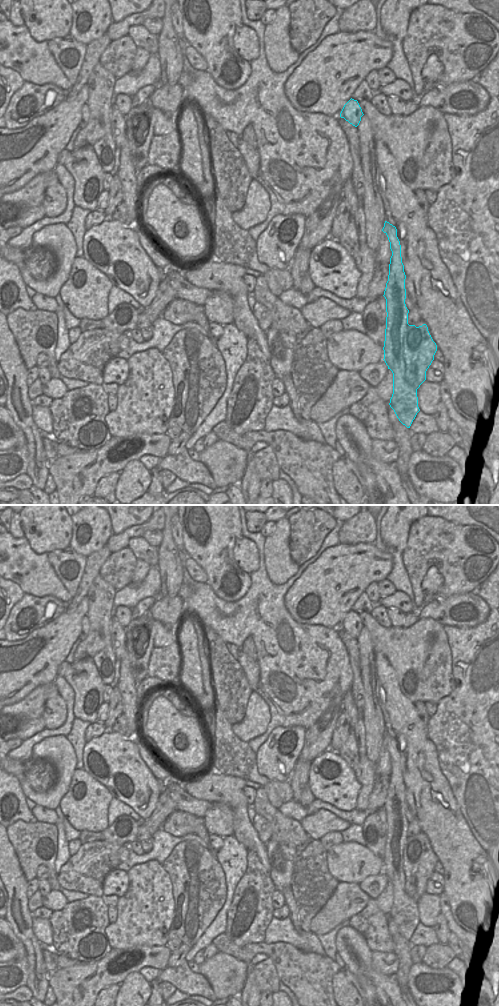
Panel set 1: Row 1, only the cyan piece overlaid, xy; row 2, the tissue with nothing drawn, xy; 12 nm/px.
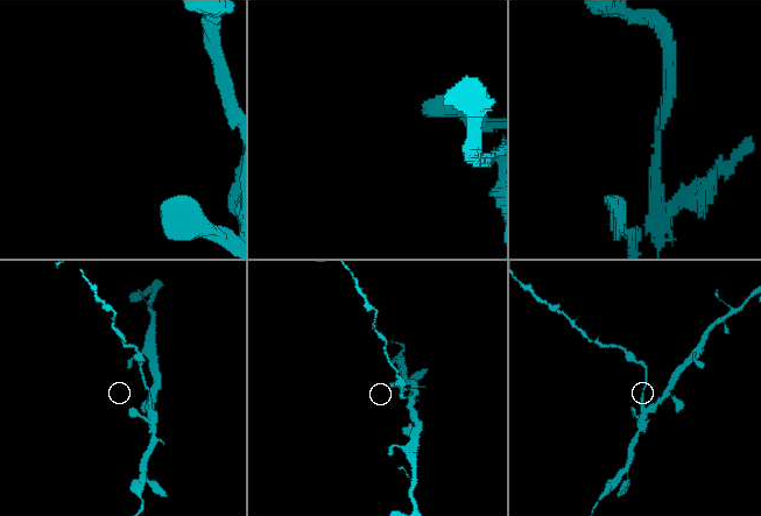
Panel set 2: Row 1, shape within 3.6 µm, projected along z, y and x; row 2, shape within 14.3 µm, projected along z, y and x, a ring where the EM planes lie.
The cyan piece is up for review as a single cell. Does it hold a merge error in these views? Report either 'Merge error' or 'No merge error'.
Merge error.

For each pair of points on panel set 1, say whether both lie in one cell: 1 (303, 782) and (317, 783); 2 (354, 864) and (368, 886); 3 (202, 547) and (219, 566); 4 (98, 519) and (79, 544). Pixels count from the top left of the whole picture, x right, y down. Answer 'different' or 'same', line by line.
1: different
2: different
3: same
4: same

